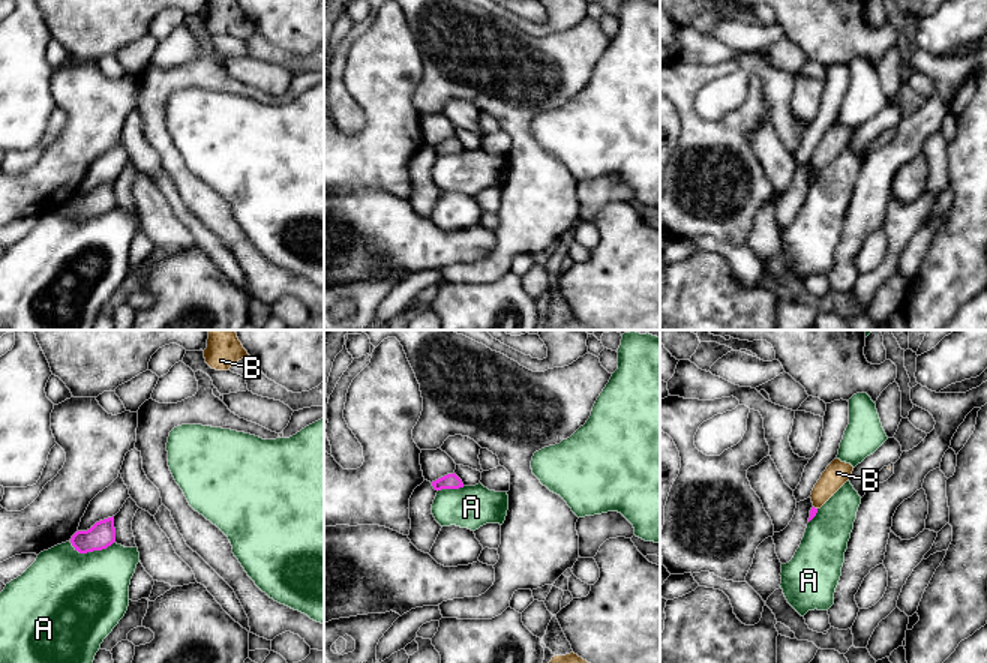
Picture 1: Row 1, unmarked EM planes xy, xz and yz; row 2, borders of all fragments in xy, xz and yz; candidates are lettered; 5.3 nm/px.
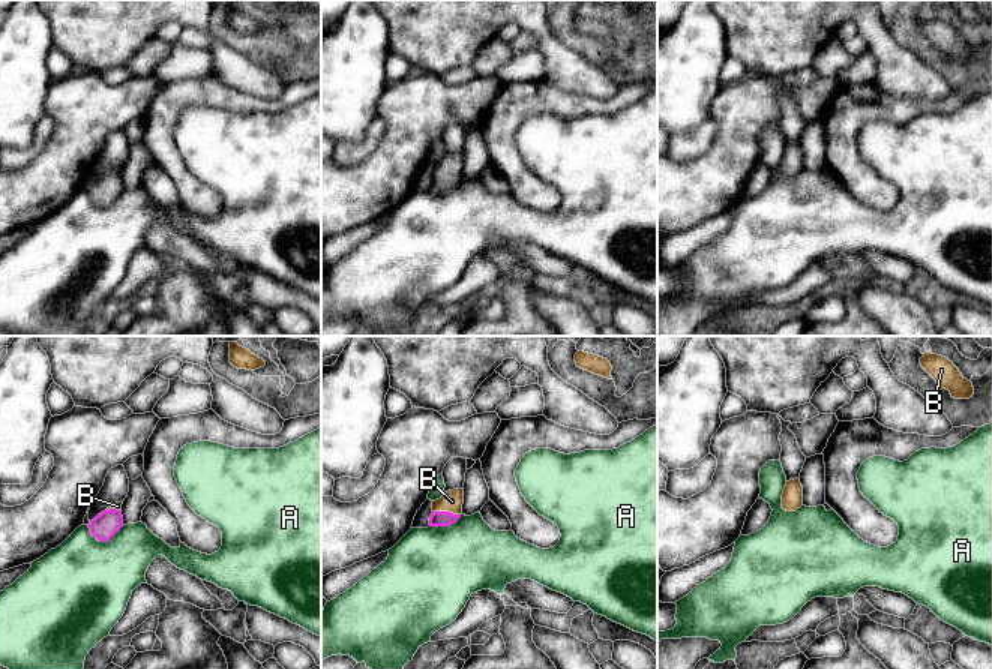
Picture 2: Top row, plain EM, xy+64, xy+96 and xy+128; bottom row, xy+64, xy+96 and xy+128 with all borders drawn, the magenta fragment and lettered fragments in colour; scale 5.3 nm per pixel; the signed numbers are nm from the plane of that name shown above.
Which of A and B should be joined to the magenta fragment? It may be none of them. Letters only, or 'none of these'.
B

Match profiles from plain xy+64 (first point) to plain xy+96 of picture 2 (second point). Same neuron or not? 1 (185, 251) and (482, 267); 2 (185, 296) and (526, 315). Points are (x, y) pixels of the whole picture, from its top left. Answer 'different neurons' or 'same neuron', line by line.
1: different neurons
2: same neuron

